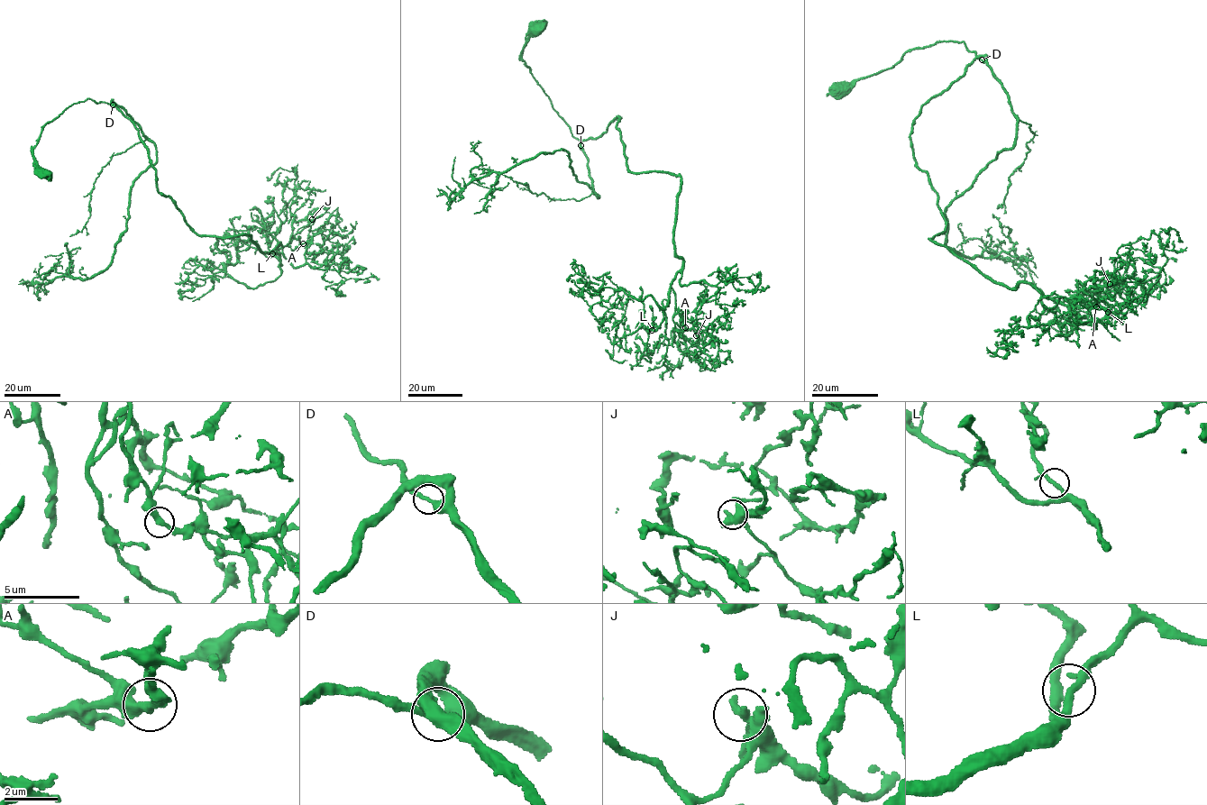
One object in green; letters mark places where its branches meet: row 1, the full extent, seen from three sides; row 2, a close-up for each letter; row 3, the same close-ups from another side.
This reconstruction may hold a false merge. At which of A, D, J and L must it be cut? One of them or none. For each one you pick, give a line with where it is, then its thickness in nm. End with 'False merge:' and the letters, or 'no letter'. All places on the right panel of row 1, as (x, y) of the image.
False merge: no letter

